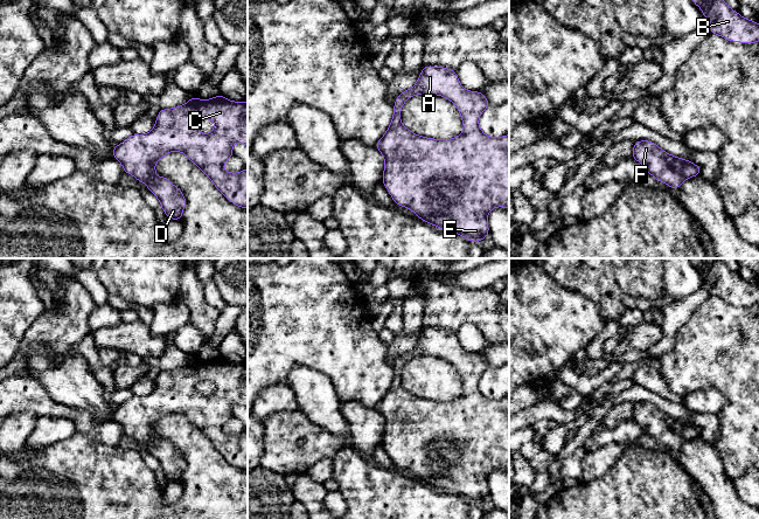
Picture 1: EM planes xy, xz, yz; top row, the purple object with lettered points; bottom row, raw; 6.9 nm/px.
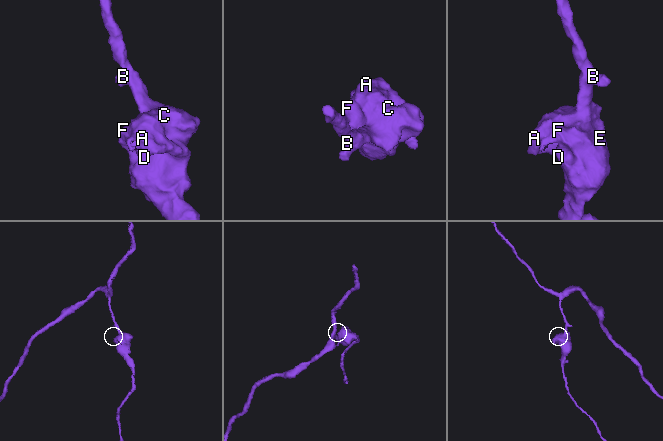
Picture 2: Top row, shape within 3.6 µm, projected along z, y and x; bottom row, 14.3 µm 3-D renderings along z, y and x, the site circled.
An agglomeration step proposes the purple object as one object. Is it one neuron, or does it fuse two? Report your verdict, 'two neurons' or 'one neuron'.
one neuron

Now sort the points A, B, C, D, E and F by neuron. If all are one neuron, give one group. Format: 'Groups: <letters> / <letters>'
Groups: A B C D E F

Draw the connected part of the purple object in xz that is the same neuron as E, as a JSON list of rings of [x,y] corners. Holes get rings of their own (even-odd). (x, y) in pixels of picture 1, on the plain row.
[[[424,327],[417,345],[401,354],[394,366],[391,387],[384,397],[375,406],[384,418],[382,444],[394,464],[411,471],[417,479],[445,493],[464,498],[467,503],[480,504],[488,499],[488,475],[495,469],[509,470],[509,396],[488,399],[480,388],[480,376],[490,367],[483,354],[466,352],[458,340],[455,332],[444,328]],[[415,357],[439,357],[451,362],[459,372],[464,393],[453,401],[432,401],[418,397],[406,390],[401,383],[404,365]]]

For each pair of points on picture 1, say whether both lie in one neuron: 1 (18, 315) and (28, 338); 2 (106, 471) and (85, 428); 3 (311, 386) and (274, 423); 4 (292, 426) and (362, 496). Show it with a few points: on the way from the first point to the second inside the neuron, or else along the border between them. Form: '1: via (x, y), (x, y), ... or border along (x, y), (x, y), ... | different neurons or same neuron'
1: border along (43, 311), (26, 331), (13, 357) | different neurons
2: border along (77, 431), (103, 443), (116, 445) | different neurons
3: border along (299, 408), (314, 423), (320, 426) | different neurons
4: border along (348, 444), (332, 458) | different neurons

